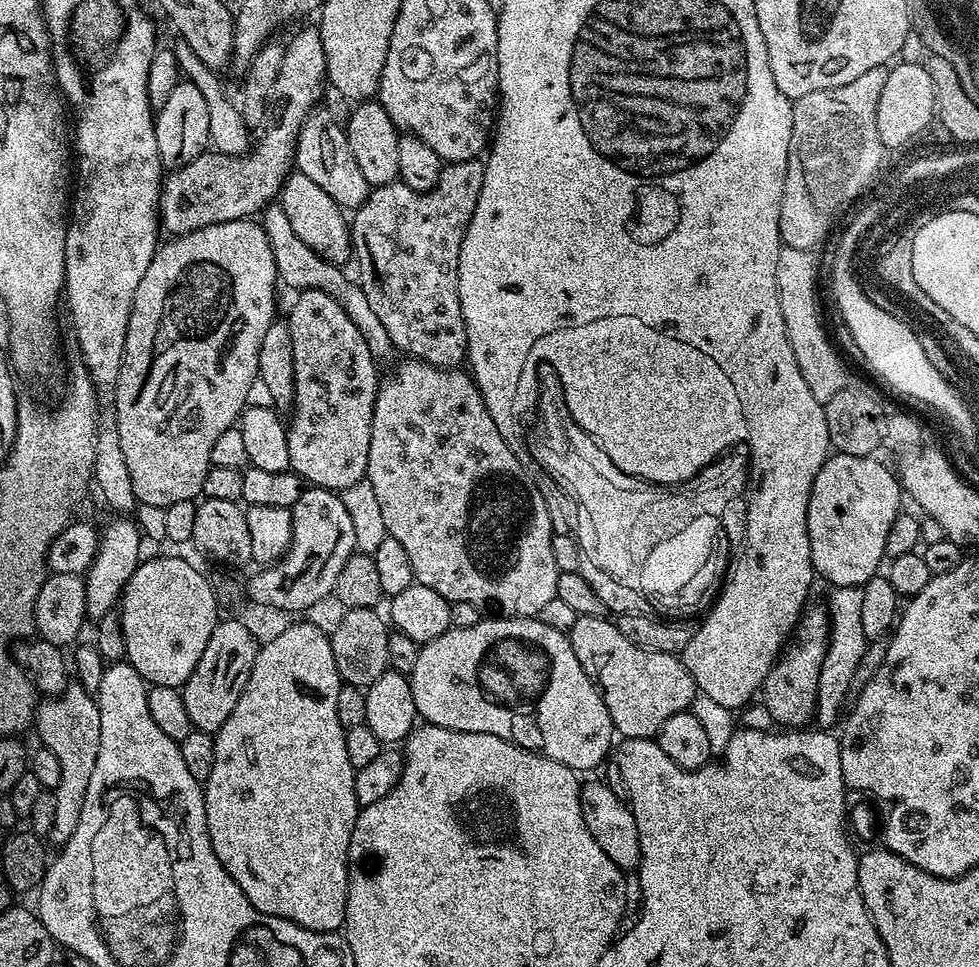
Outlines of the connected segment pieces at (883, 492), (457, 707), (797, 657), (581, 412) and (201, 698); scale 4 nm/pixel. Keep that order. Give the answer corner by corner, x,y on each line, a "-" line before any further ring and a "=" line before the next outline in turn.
832,454
822,470
818,470
818,478
814,478
808,507
812,567
819,579
821,576
822,579
829,580
830,585
837,588
863,586
871,576
881,571
886,560
886,536
890,534
890,526
894,526
894,518
902,511
902,487
897,473
893,469
891,472
882,461
876,459
875,455
=
505,616
503,618
481,618
478,626
465,628
451,627
429,644
420,645
420,653
414,662
414,670
410,673
412,682
412,697
416,707
416,715
421,721
442,726
459,732
477,732
478,734
494,734
503,740
517,744
519,748
529,748
532,752
541,752
544,756
554,758
554,762
562,762
562,766
571,768
577,774
585,774
591,768
596,768
604,759
609,759
610,749
613,747
614,729
612,719
600,697
600,690
596,683
582,670
582,662
578,662
578,654
574,654
571,639
565,633
554,630
554,626
546,626
539,618
530,616
=
805,607
800,613
800,621
796,623
784,651
780,653
768,677
764,680
762,697
764,708
777,720
777,725
788,730
800,730
816,714
816,691
819,675
822,671
823,659
826,658
829,641
829,611
827,607
=
633,312
593,316
583,323
552,328
548,335
538,337
534,352
558,374
574,422
606,450
618,470
643,482
689,480
716,460
716,452
726,446
722,442
726,434
736,434
732,440
752,440
744,400
736,392
736,380
724,372
724,364
708,348
700,348
700,344
692,344
684,336
672,336
672,332
648,324
=
221,619
217,623
214,634
210,634
210,642
206,642
206,650
202,650
202,658
198,658
198,666
194,666
194,674
190,674
182,689
186,714
190,714
195,731
213,734
220,731
226,718
230,718
230,710
238,706
250,670
254,670
257,651
258,639
242,621

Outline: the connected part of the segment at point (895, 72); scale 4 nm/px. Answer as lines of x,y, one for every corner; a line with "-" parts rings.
893,63
888,68
886,86
882,89
882,98
878,98
878,138
882,138
885,150
904,148
915,136
923,137
923,132
933,127
937,117
934,82
930,82
927,67
923,63
900,63

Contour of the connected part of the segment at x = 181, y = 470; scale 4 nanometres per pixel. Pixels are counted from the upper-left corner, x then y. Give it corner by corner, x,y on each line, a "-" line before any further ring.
245,218
202,226
202,230
194,230
190,234
169,241
169,244
161,243
157,247
150,266
146,266
146,274
142,274
142,282
138,282
138,290
134,290
134,302
126,326
124,361
116,383
118,438
122,441
122,454
126,457
126,467
130,469
130,482
134,486
134,494
140,504
158,506
162,509
174,506
174,502
196,500
203,493
206,474
212,467
210,450
214,450
218,434
223,434
226,429
239,421
240,413
249,403
248,395
252,392
252,383
255,385
260,375
258,354
262,350
262,337
266,334
266,330
270,330
272,321
277,315
276,286
278,287
274,251
271,250
262,224
255,219

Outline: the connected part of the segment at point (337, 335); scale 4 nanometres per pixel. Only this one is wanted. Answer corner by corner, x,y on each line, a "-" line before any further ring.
318,289
301,291
296,297
297,300
292,304
292,313
286,316
288,329
290,330
290,342
294,342
294,382
296,383
296,399
290,409
292,415
292,424
287,425
288,429
288,449
290,450
290,468
301,480
309,485
318,488
330,488
333,490
343,490
354,486
354,482
365,479
368,475
368,459
370,458
370,436
372,434
372,423
374,422
374,404
376,395
380,389
381,373
378,371
378,365
370,352
366,341
362,338
361,331
354,322
347,317
346,310
339,305
328,293

